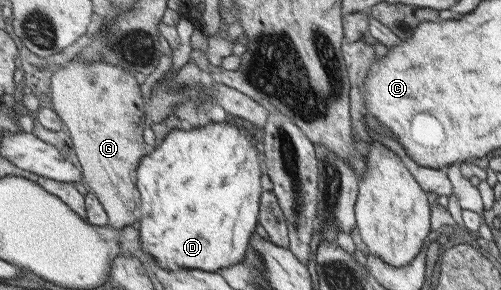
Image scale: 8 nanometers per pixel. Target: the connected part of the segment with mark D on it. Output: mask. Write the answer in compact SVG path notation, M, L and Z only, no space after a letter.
M229 120L228 122L211 122L202 127L193 127L189 130L171 129L163 138L163 141L151 151L150 154L139 159L139 164L133 172L134 187L138 191L137 207L139 209L139 246L143 254L149 254L161 268L165 270L175 270L175 268L199 269L205 272L213 272L219 268L225 268L237 264L243 258L247 240L255 228L257 222L257 200L261 195L259 188L259 164L255 160L255 151L253 148L253 134L245 129L239 129Z

